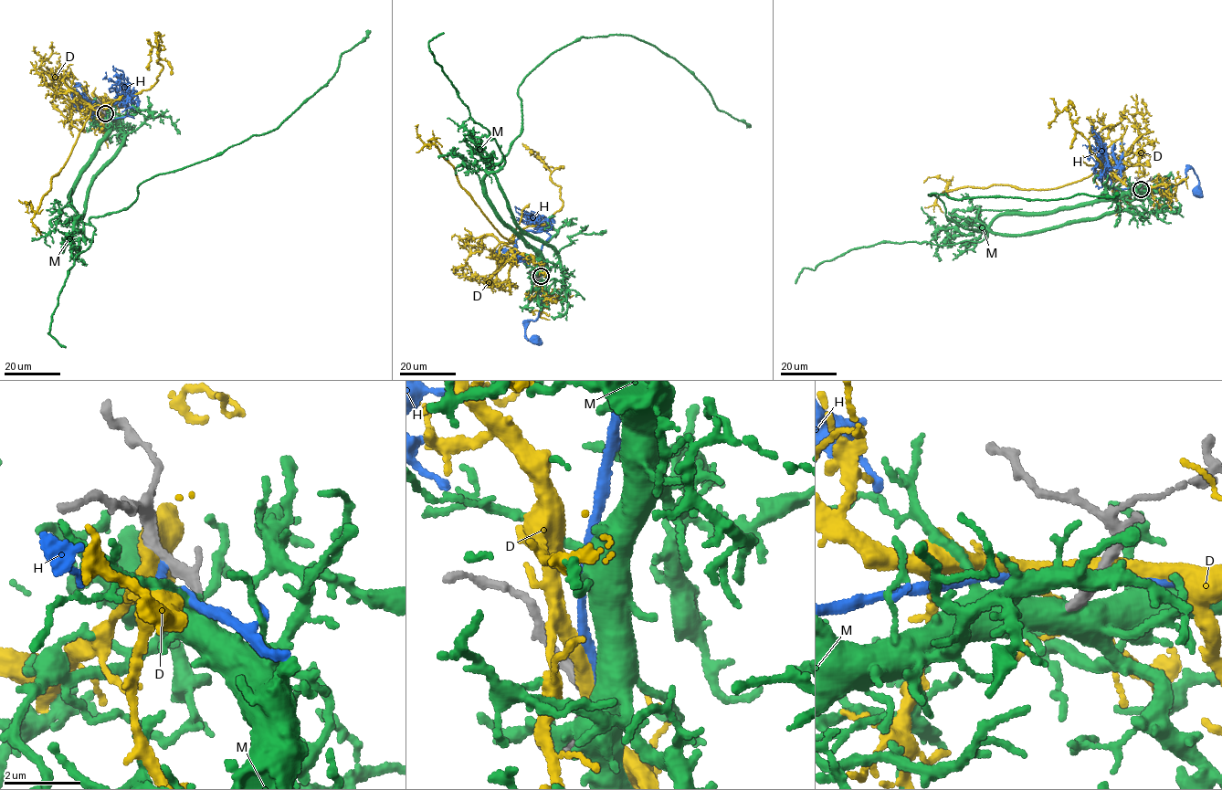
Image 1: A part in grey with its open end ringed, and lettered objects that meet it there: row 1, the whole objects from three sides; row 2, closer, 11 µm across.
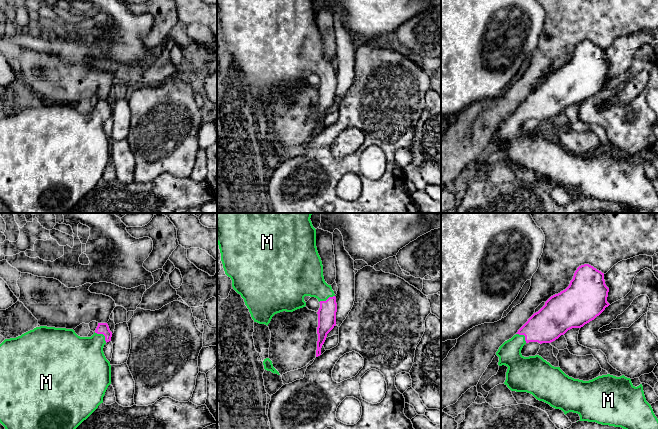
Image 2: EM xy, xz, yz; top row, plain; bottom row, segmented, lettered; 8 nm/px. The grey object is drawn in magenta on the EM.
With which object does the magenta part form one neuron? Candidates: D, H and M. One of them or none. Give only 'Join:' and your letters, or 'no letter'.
Join: M

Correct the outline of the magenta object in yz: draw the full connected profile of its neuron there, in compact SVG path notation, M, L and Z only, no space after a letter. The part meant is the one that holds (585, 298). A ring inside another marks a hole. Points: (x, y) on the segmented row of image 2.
M589 264L579 266L569 286L551 296L511 339L499 347L496 352L499 357L498 365L508 367L504 384L511 391L532 394L537 400L562 410L565 415L569 412L577 413L580 416L579 421L596 422L623 429L658 429L658 419L646 401L642 384L635 387L631 379L624 375L616 377L607 374L589 381L574 379L539 355L524 357L521 354L526 343L551 343L568 330L581 328L594 320L610 305L607 302L608 292L604 273Z

